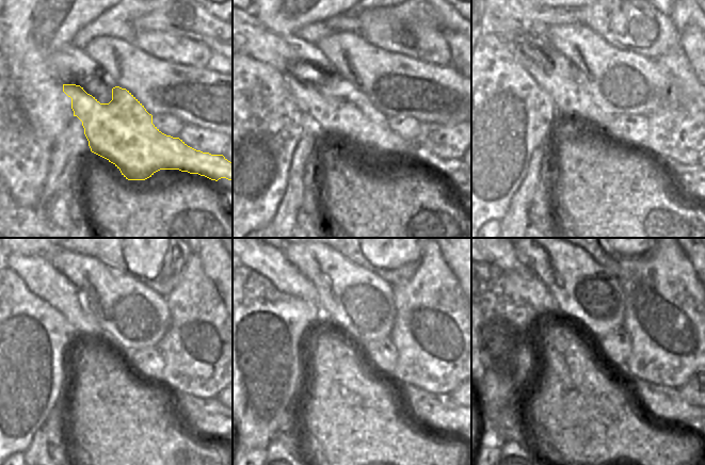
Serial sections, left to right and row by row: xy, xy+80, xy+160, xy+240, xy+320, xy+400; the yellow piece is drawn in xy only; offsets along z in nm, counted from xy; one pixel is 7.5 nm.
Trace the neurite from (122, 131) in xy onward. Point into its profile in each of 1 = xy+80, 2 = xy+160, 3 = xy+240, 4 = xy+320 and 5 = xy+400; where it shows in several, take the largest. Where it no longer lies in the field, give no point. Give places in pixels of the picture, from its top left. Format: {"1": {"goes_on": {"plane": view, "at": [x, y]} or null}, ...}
{"1": {"goes_on": {"plane": "xy+80", "at": [332, 103]}}, "2": {"goes_on": {"plane": "xy+160", "at": [554, 73]}}, "3": {"goes_on": {"plane": "xy+240", "at": [42, 278]}}, "4": {"goes_on": {"plane": "xy+320", "at": [268, 260]}}, "5": {"goes_on": {"plane": "xy+400", "at": [506, 259]}}}

